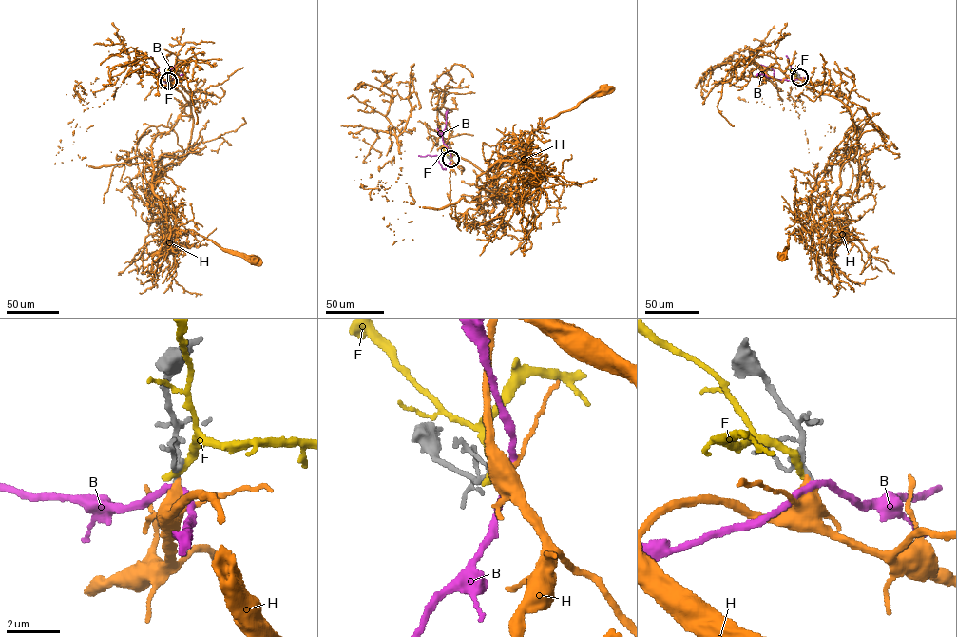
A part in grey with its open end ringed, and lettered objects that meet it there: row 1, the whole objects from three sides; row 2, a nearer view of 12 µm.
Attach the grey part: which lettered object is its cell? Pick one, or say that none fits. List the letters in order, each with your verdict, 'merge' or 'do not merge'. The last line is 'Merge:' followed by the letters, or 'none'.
B: do not merge
F: do not merge
H: do not merge
Merge: none

